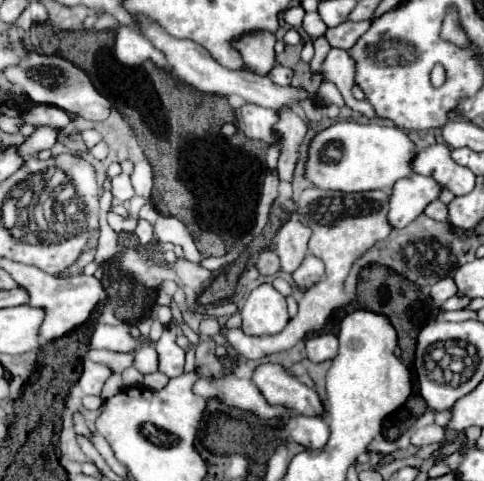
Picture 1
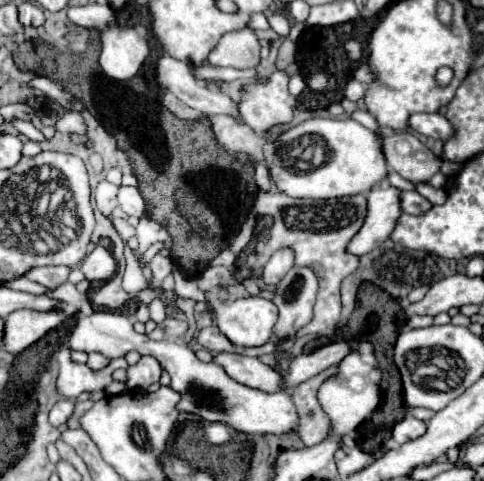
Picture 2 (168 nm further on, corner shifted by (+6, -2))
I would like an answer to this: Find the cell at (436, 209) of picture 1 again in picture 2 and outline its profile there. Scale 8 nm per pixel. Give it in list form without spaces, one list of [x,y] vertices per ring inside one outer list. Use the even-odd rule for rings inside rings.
[[[402,192],[402,212],[406,214],[424,214],[432,208],[432,204],[420,196],[418,192]]]

